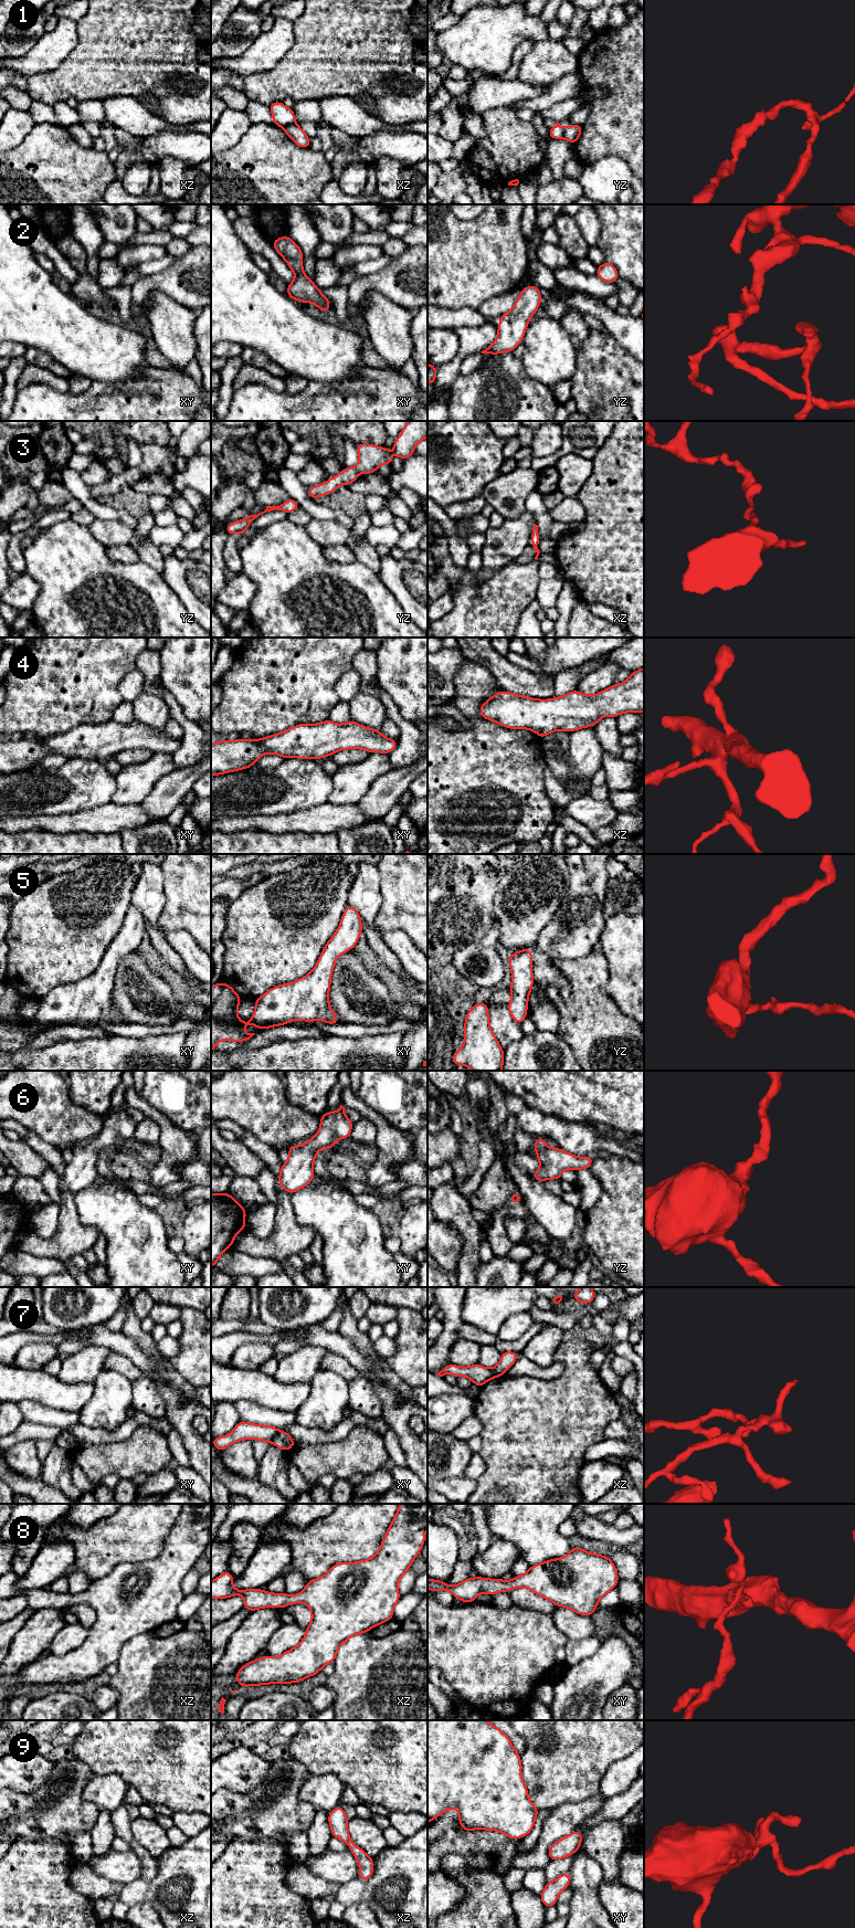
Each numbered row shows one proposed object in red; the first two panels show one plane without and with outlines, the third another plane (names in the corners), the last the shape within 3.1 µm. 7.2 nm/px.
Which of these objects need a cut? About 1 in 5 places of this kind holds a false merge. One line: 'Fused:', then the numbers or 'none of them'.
Fused: 1, 7

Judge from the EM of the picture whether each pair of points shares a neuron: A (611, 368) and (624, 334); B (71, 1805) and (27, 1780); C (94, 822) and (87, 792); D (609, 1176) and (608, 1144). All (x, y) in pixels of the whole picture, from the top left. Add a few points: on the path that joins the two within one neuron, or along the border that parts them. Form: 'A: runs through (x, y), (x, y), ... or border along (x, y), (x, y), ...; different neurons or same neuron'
A: border along (610, 333), (632, 356); different neurons
B: border along (54, 1767), (50, 1776), (33, 1791), (12, 1790); different neurons
C: border along (109, 801), (86, 810), (65, 813); different neurons
D: border along (611, 1155), (626, 1156), (632, 1160); different neurons

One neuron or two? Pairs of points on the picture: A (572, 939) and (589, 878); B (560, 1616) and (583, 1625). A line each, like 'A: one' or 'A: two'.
A: one
B: one

